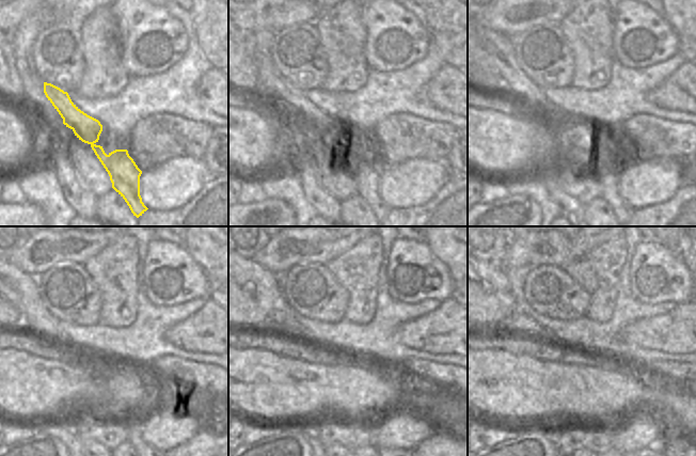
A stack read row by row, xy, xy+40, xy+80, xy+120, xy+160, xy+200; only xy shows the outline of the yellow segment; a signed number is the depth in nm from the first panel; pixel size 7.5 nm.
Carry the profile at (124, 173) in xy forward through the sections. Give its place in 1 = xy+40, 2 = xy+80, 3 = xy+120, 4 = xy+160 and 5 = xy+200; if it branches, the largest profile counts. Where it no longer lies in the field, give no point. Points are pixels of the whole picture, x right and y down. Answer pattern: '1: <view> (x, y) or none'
1: xy+40 (291, 97)
2: xy+80 (513, 80)
3: xy+120 (20, 288)
4: xy+160 (258, 283)
5: xy+200 (492, 277)

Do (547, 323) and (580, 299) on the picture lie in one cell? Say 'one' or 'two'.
two

